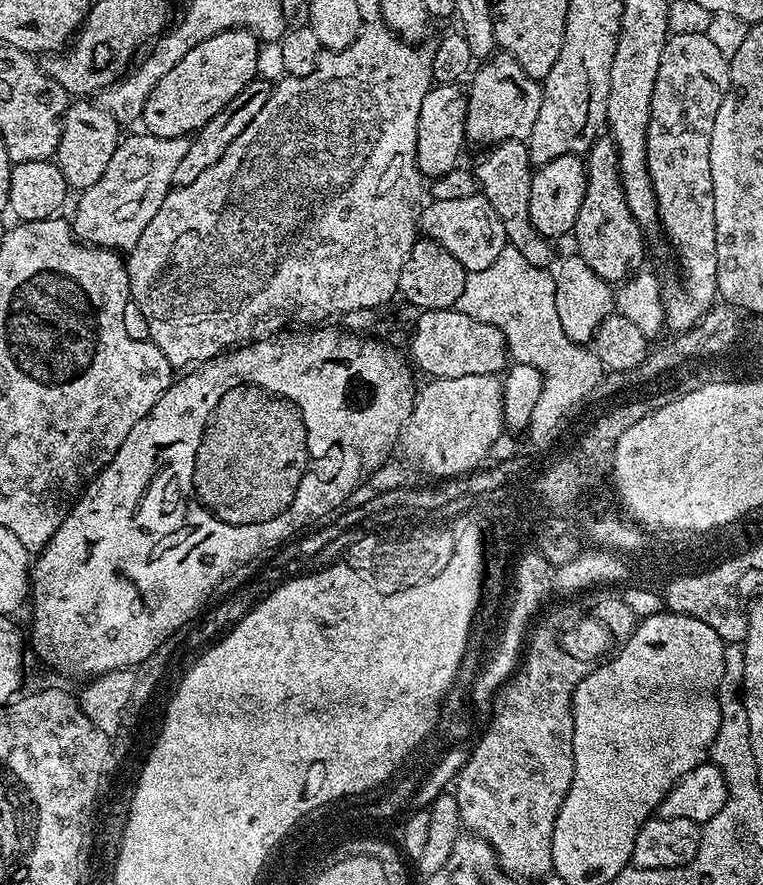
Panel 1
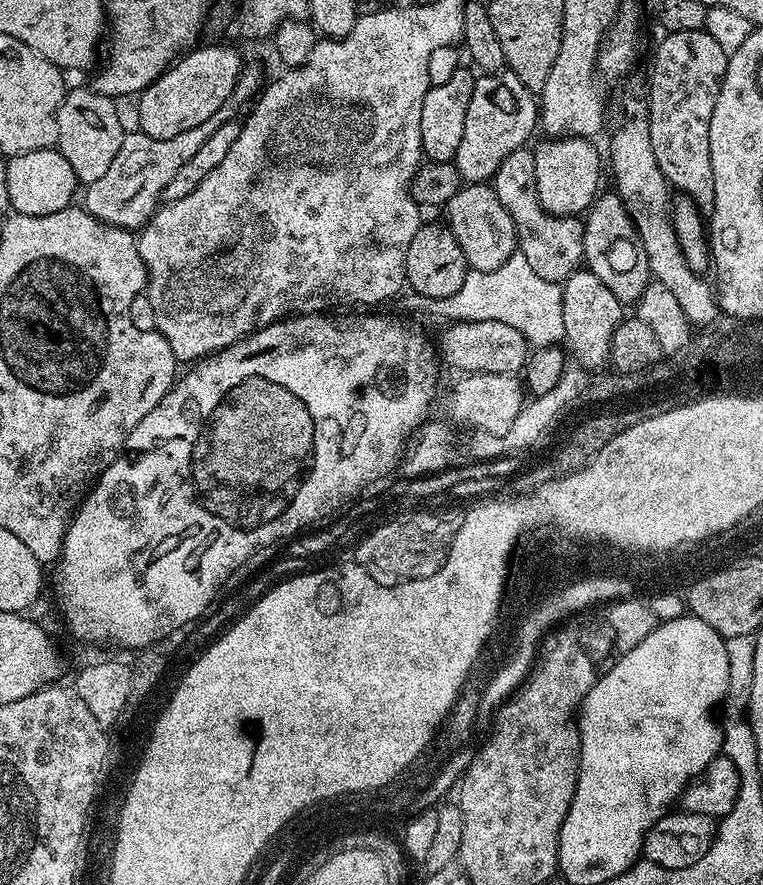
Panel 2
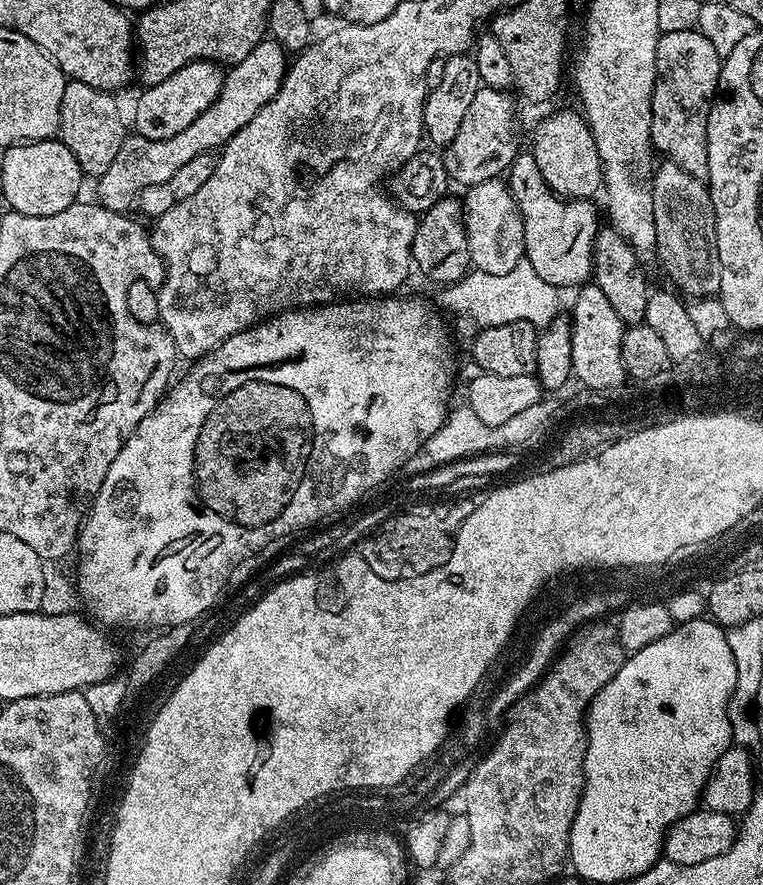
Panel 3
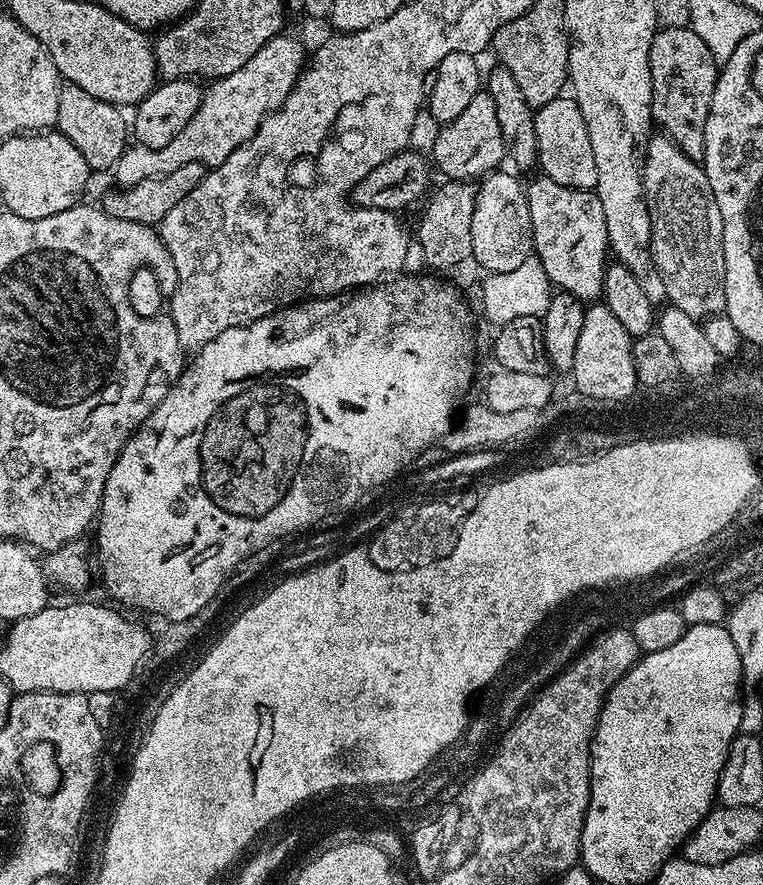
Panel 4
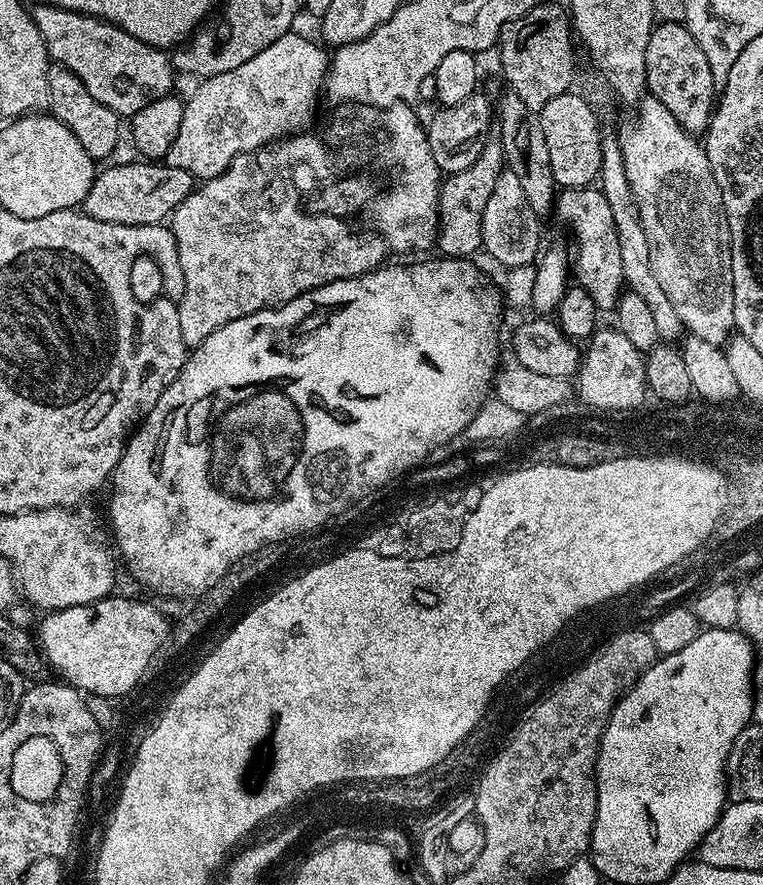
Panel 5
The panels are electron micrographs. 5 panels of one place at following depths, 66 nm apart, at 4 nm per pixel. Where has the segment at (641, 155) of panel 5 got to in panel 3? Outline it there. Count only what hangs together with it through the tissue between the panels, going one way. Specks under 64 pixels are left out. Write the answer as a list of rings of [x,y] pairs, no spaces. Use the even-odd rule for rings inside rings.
[[[664,162],[661,165],[651,177],[659,267],[668,271],[669,278],[685,297],[715,297],[720,290],[722,270],[718,262],[716,215],[708,185],[701,177],[686,174],[677,164]]]

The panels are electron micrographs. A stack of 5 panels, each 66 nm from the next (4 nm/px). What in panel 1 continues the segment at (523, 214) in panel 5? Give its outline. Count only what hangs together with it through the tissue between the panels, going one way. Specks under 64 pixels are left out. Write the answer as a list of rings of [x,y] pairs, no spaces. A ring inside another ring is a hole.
[[[482,194],[446,201],[433,199],[420,214],[419,231],[427,239],[450,250],[450,254],[462,262],[467,273],[486,270],[486,266],[490,266],[490,262],[494,262],[508,244],[508,235],[502,226],[502,218],[498,218],[498,210],[494,210]]]

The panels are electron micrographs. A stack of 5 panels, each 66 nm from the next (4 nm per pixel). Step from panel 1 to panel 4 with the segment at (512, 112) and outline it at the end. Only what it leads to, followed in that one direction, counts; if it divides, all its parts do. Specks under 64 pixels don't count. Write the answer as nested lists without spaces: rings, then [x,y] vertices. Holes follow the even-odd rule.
[[[482,90],[470,98],[466,110],[454,118],[454,122],[439,129],[436,141],[432,144],[431,163],[435,171],[441,172],[444,178],[452,182],[476,182],[495,172],[506,160],[506,145],[502,126],[498,126],[498,110],[494,110],[494,98],[487,90]]]

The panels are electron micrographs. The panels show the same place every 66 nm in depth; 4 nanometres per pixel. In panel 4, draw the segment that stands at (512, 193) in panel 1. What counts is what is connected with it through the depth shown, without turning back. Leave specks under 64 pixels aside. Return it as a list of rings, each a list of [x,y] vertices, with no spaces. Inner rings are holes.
[[[536,174],[532,181],[527,181],[526,193],[532,223],[532,250],[536,259],[540,261],[542,270],[546,270],[548,283],[577,296],[582,302],[599,301],[604,295],[604,271],[610,263],[610,249],[606,213],[602,210],[602,202],[595,191],[562,186],[548,176]]]

